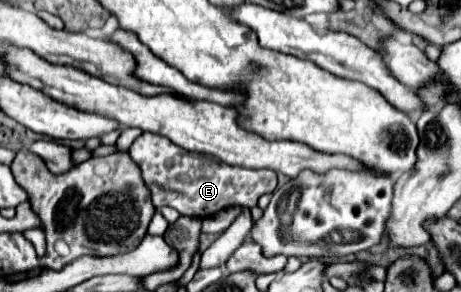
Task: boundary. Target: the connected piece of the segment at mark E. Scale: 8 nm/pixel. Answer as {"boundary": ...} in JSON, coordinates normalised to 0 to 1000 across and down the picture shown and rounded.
{"boundary":[[[308,452],[282,500],[278,527],[308,589],[308,610],[330,664],[330,699],[338,712],[382,712],[395,740],[447,747],[495,705],[547,712],[560,699],[560,678],[568,664],[599,651],[594,582],[542,582],[525,568],[499,568],[443,527],[403,521],[399,507],[386,507],[373,479],[360,479],[356,466],[330,452]]]}

